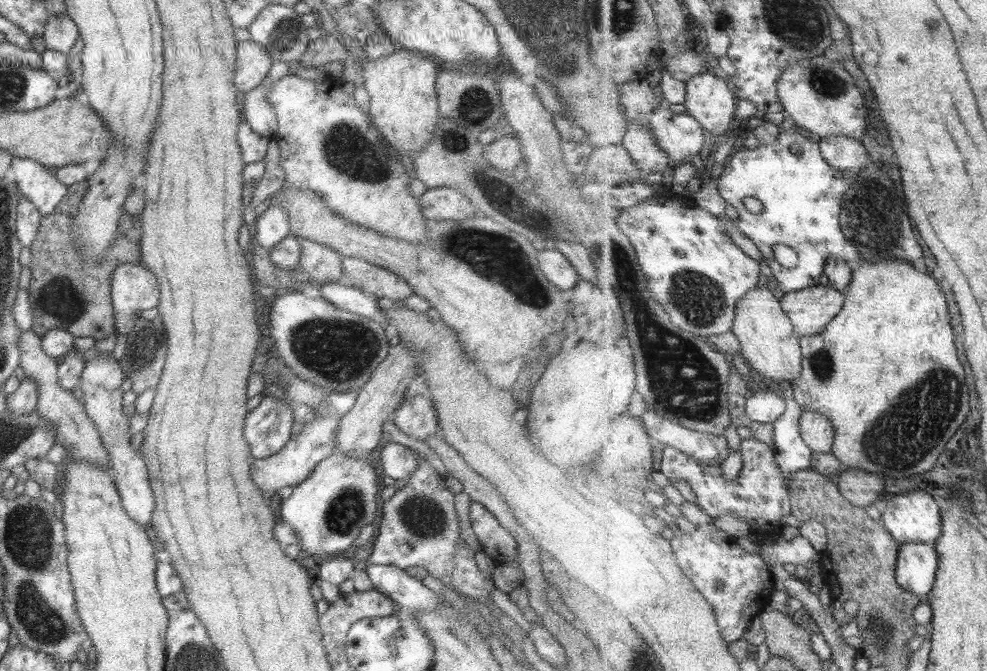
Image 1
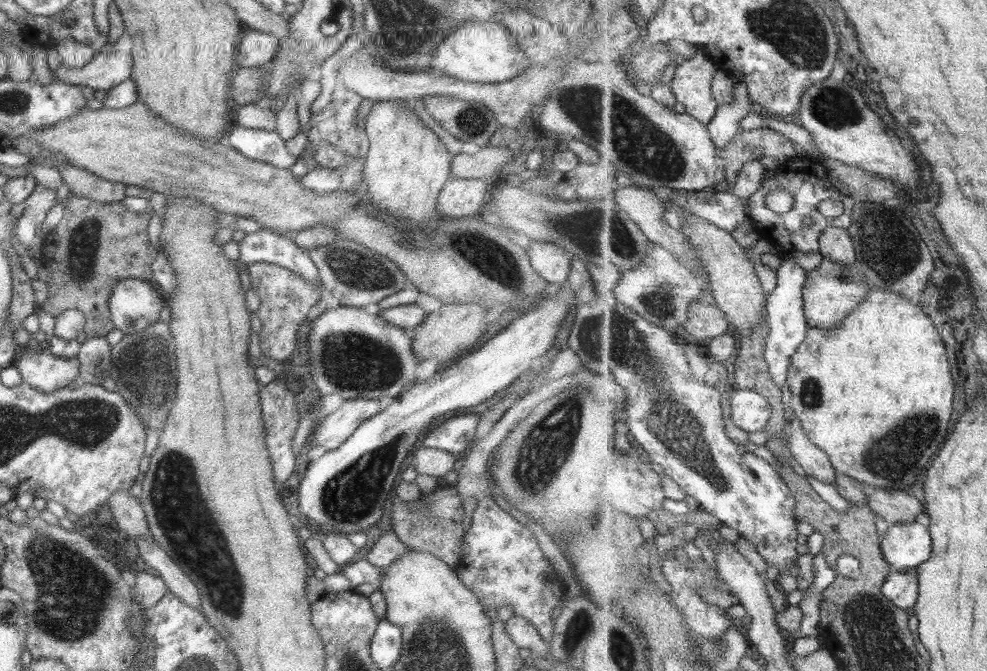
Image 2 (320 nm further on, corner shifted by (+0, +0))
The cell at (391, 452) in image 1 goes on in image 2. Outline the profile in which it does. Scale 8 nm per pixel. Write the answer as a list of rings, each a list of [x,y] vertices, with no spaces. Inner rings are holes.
[[[421,447],[415,450],[413,458],[409,457],[411,468],[417,474],[443,476],[453,470],[456,456],[434,448]]]

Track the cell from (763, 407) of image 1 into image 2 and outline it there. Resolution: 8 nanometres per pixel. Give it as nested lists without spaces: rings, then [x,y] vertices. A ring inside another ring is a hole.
[[[742,388],[731,389],[729,395],[730,418],[737,428],[750,433],[761,432],[770,426],[774,409],[766,395]]]

